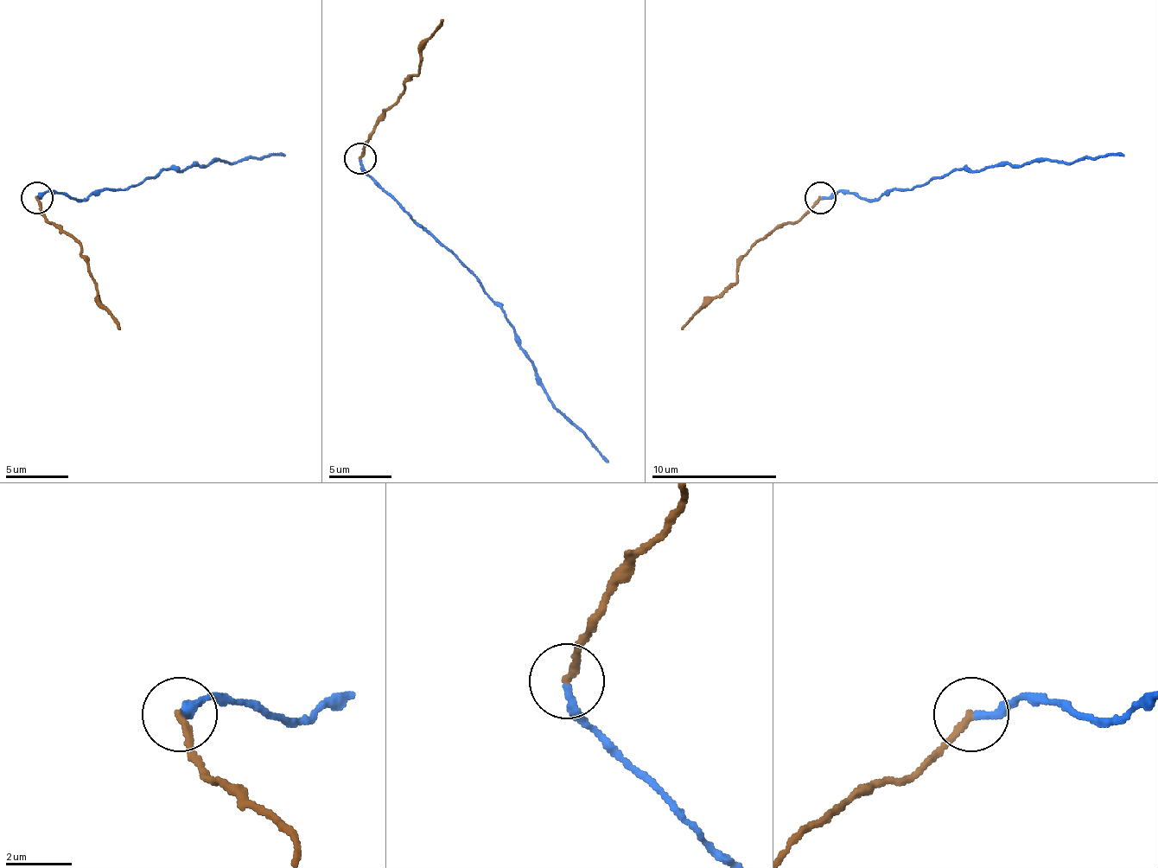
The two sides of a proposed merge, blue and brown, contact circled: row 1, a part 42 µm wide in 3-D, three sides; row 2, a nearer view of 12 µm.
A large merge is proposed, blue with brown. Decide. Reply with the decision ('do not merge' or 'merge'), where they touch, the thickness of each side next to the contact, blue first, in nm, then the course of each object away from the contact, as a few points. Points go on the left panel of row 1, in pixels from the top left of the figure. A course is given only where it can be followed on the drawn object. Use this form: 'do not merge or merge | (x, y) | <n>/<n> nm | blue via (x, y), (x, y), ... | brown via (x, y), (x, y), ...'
do not merge | (36, 197) | 260/200 nm | blue via (37, 198), (47, 192), (88, 198), (107, 188), (138, 186), (161, 170), (186, 170), (192, 163), (286, 154) | brown via (37, 198), (41, 214), (56, 223), (81, 249), (98, 303), (119, 330)

